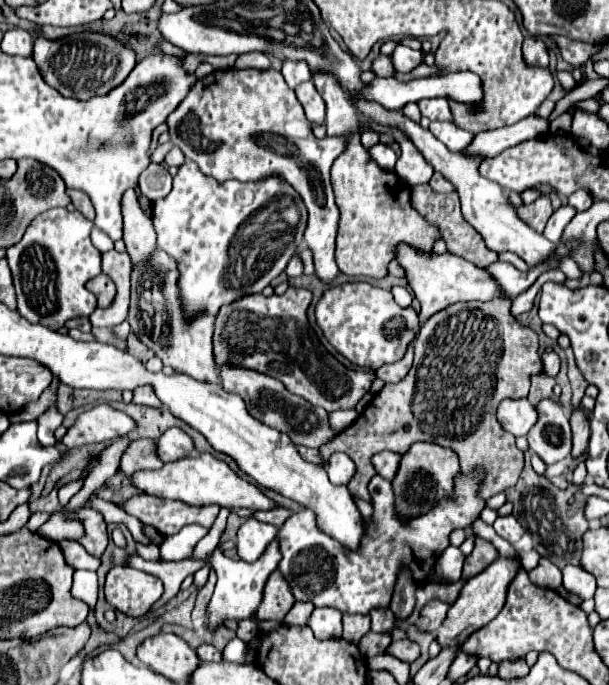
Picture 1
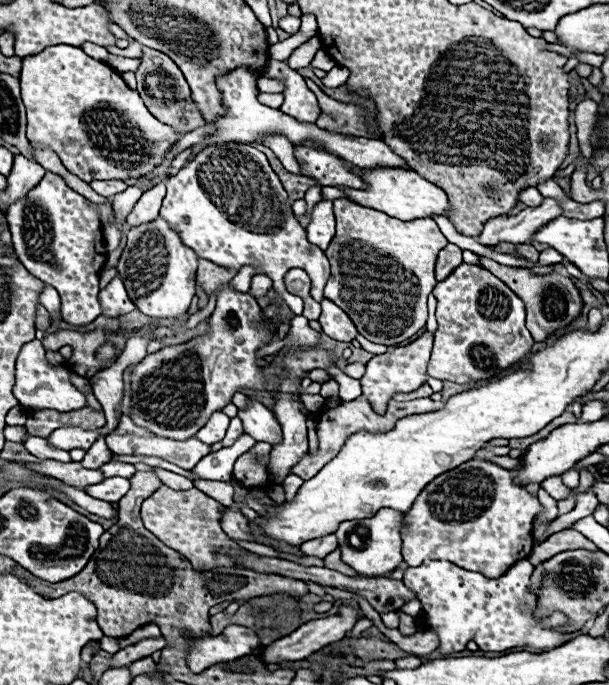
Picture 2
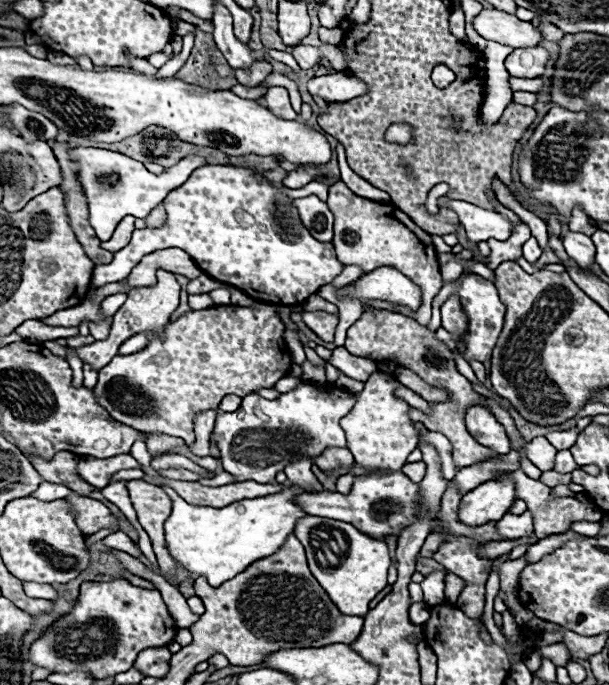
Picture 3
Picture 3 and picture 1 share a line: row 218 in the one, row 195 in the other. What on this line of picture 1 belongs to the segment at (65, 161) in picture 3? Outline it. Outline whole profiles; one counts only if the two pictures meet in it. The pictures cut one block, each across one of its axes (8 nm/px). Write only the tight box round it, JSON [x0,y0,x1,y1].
[66,188,94,220]

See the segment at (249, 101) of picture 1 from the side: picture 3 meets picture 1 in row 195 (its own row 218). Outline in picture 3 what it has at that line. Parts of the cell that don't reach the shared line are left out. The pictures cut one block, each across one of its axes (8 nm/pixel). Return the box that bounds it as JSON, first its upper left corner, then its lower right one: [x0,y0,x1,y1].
[292,196,332,242]

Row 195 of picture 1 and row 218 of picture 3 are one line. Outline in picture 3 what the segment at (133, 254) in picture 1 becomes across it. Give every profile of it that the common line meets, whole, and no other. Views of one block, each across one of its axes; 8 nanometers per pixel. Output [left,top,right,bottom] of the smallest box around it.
[102,216,136,252]

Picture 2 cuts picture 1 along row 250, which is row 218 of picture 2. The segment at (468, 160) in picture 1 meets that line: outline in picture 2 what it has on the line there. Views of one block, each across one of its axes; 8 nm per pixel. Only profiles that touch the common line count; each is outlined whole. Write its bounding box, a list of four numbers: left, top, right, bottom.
[478,198,562,246]

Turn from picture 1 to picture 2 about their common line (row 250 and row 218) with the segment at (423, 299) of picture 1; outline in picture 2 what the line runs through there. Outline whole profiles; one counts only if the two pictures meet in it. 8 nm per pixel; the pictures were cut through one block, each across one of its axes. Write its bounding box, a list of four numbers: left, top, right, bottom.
[344,168,450,220]

